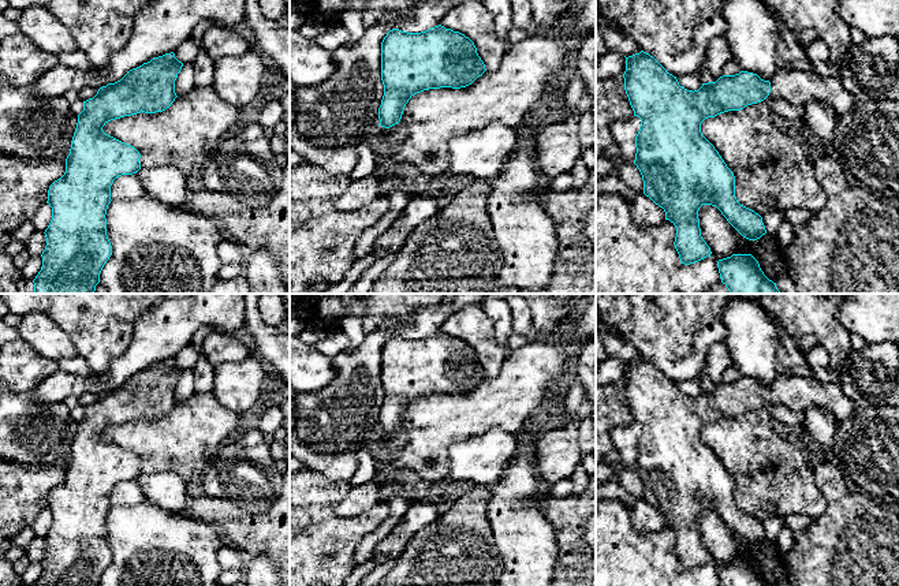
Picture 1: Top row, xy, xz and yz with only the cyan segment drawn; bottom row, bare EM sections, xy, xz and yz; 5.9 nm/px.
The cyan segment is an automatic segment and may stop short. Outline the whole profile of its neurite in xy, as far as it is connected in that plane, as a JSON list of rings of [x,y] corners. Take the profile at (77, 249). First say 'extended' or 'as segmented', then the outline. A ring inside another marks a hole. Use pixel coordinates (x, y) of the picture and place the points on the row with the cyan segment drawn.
as segmented; [[[175,53],[153,57],[150,61],[130,70],[120,81],[98,89],[93,98],[83,101],[77,128],[66,158],[64,175],[48,190],[52,220],[45,229],[46,246],[42,251],[42,266],[34,283],[34,294],[96,294],[100,273],[112,255],[107,235],[107,209],[111,204],[111,186],[122,175],[141,169],[139,152],[102,131],[115,119],[141,112],[156,113],[171,107],[178,97],[175,81],[183,63]]]

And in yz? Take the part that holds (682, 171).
extended; [[[641,51],[626,57],[623,78],[634,116],[641,119],[634,164],[642,175],[644,194],[663,208],[665,220],[675,225],[674,245],[684,265],[712,254],[701,236],[698,210],[702,205],[716,206],[749,240],[766,234],[762,217],[738,202],[732,171],[701,132],[705,119],[741,111],[768,96],[795,105],[817,100],[838,115],[851,112],[857,104],[838,78],[782,66],[771,81],[741,71],[693,92]]]

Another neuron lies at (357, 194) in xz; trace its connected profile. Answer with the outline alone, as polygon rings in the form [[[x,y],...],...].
[[[377,171],[368,178],[348,180],[343,193],[336,198],[335,209],[342,212],[362,209],[377,198],[384,197],[389,187],[392,187],[392,182]]]

